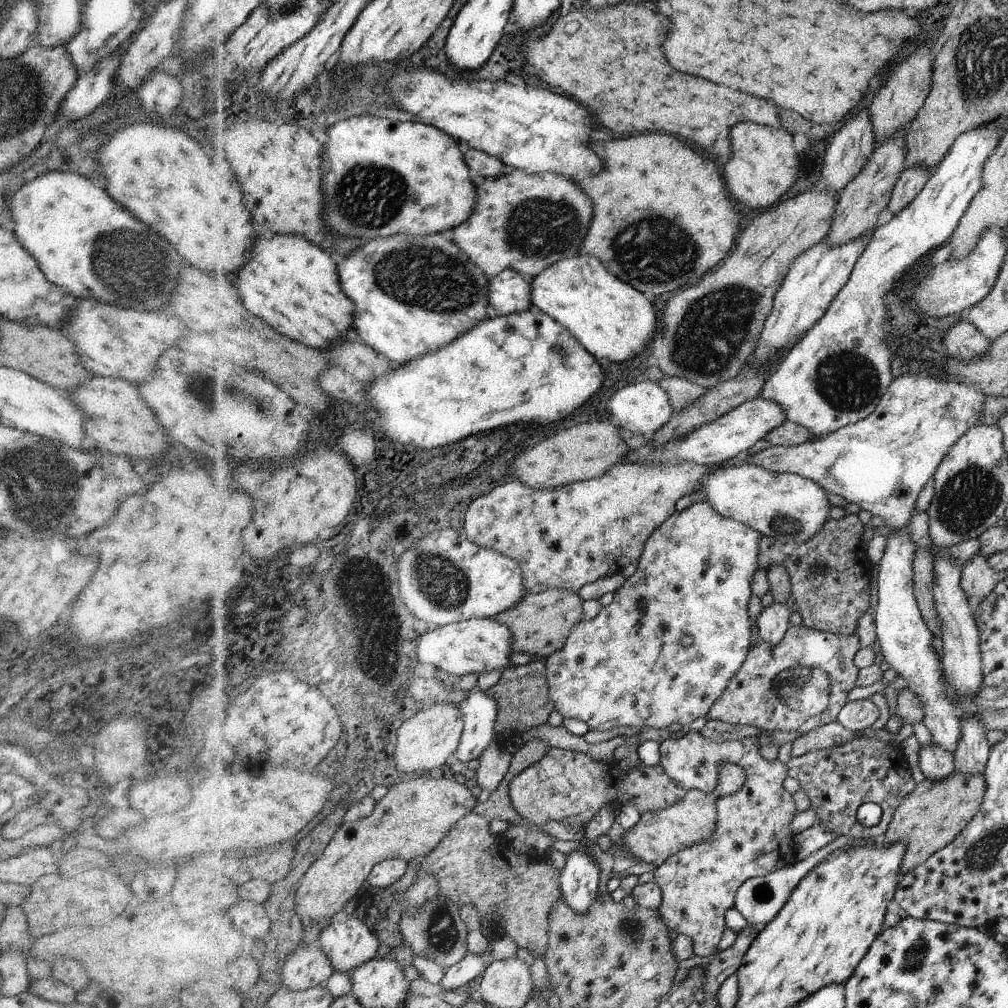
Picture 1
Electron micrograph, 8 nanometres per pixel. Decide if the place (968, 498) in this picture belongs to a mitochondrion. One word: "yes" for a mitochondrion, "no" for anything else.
yes

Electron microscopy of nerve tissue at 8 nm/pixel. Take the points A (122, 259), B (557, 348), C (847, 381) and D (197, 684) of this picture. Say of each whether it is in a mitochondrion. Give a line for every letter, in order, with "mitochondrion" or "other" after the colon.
A: mitochondrion
B: mitochondrion
C: mitochondrion
D: other

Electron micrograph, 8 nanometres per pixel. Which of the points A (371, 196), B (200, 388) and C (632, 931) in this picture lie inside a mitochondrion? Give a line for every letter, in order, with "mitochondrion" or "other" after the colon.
A: mitochondrion
B: mitochondrion
C: mitochondrion

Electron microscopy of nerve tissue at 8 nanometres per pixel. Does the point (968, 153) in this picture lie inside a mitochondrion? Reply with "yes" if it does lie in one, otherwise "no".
no

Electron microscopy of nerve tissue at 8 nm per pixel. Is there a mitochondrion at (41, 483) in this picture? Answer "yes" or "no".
yes

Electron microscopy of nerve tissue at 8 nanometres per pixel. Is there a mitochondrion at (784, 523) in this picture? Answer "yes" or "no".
yes

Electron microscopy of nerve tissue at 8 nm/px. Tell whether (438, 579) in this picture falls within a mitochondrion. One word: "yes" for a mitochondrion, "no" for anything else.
yes

